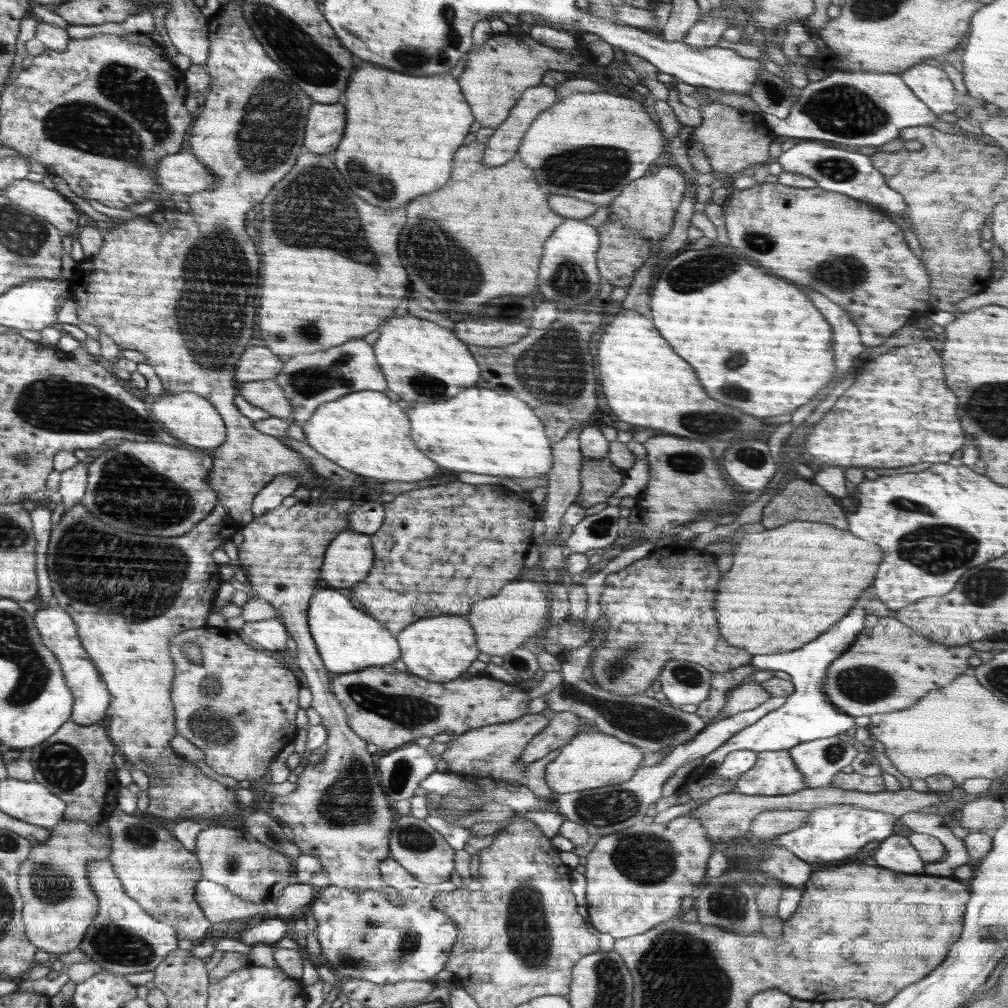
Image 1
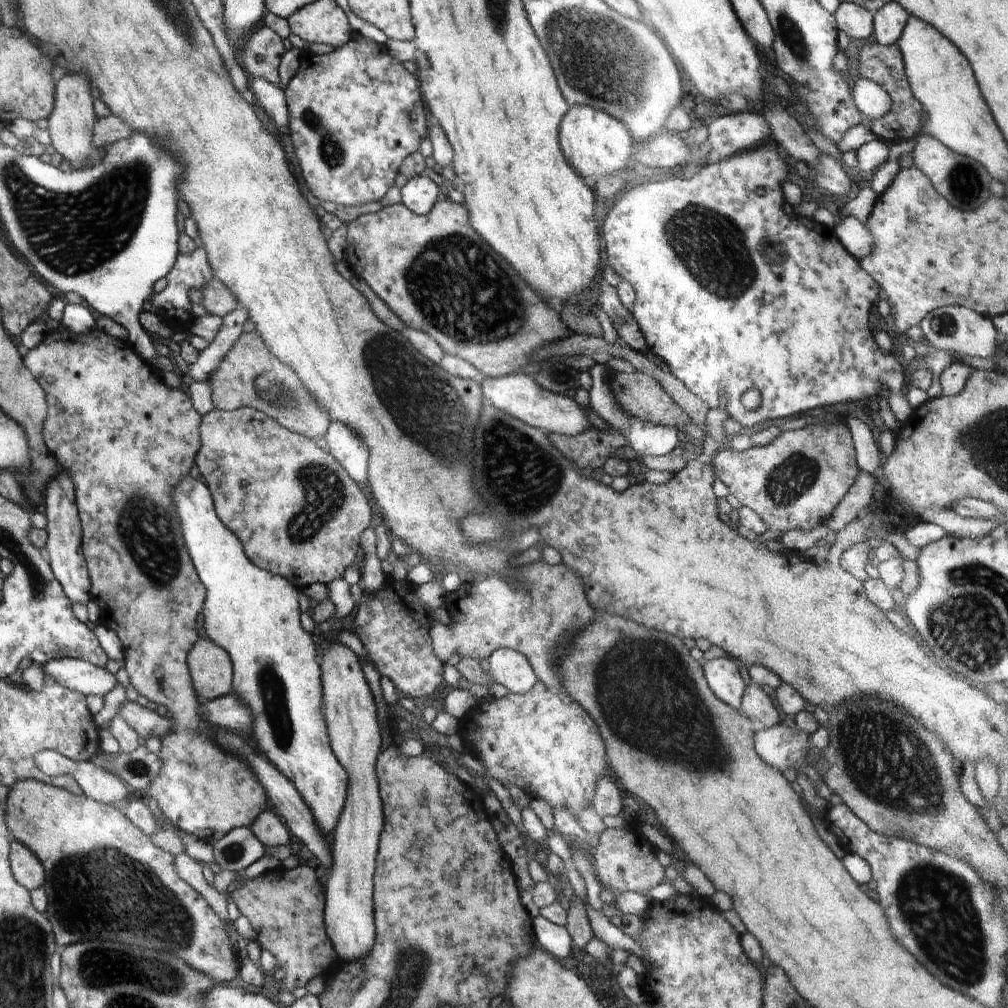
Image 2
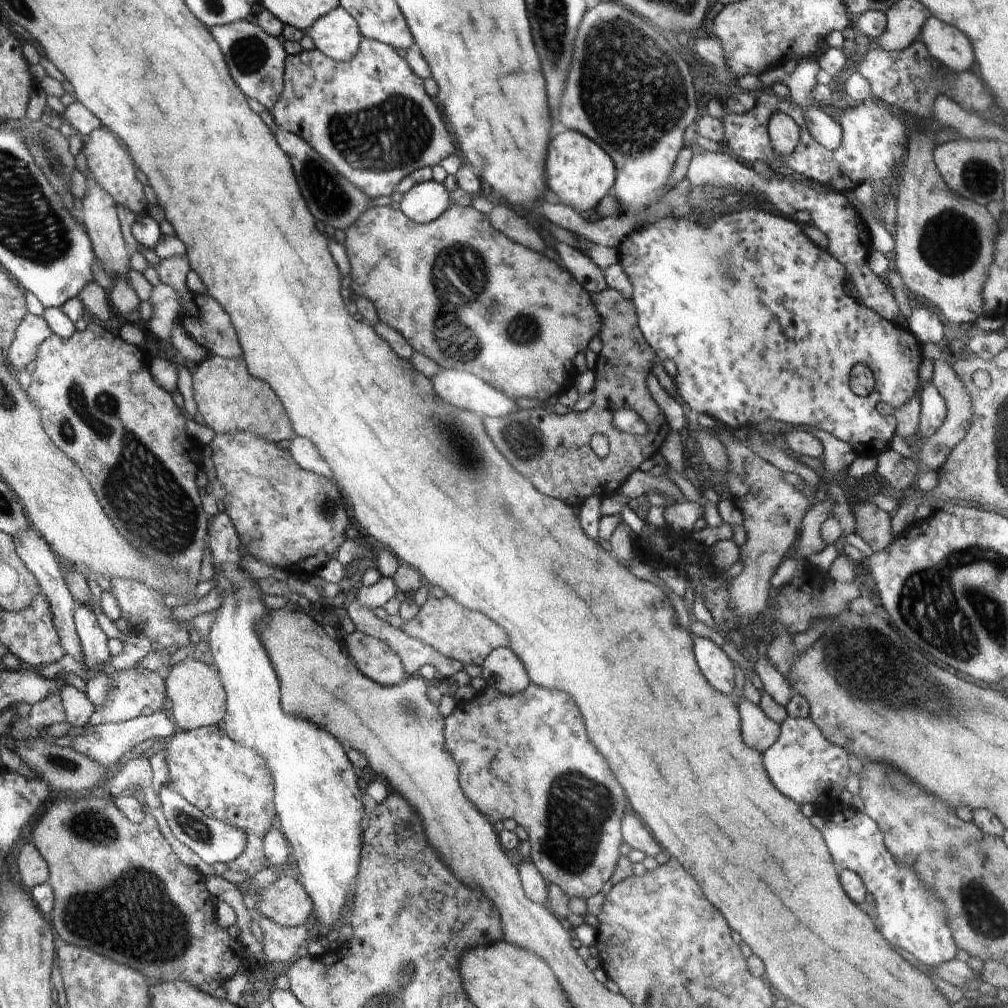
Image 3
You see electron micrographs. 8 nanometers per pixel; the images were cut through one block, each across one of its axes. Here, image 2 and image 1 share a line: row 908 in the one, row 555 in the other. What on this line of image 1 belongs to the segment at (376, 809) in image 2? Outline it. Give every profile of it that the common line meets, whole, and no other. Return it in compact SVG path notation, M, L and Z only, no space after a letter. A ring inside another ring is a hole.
M344 529L328 545L319 578L332 588L350 588L368 576L373 562L370 535Z

